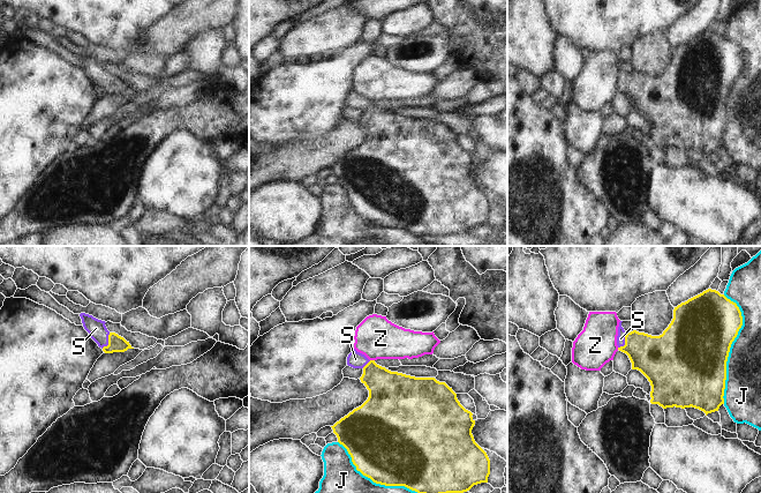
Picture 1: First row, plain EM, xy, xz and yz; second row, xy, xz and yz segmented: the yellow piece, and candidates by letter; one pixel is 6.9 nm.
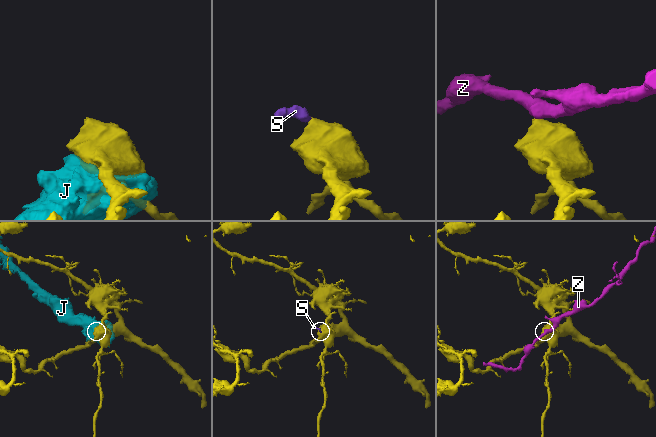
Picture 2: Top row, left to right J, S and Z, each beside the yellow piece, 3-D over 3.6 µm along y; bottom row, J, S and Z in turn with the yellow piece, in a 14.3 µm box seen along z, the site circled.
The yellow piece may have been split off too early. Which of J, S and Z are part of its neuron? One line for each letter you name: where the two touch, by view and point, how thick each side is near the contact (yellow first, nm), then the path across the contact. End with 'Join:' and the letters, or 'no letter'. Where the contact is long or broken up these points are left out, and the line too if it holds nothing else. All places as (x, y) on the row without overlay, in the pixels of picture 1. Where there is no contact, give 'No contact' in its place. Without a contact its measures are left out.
S: Touches yellow at xy (108, 83). Thickness 120 nm (yellow) against 130 nm. Path across: xy (117, 84), (108, 83), (96, 69)
Join: S.

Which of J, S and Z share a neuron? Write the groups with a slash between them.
J / S / Z

